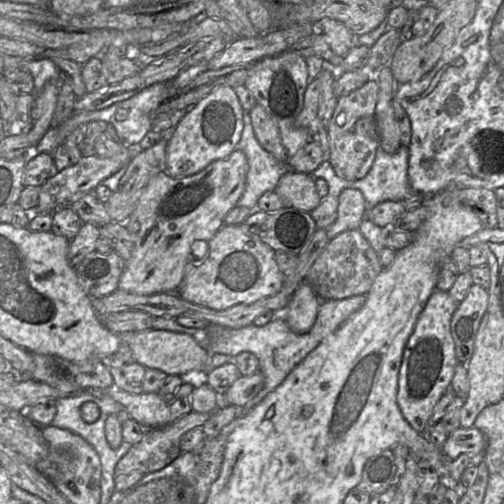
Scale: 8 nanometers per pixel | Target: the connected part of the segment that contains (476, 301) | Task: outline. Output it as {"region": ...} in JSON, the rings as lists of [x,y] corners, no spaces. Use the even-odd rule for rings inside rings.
{"region":[[[472,284],[452,316],[451,334],[459,363],[467,364],[472,357],[476,335],[488,304],[488,290]]]}

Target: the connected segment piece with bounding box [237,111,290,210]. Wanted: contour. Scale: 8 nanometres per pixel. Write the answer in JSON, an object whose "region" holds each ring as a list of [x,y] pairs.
{"region":[[[246,111],[237,149],[244,153],[248,163],[245,188],[237,206],[255,210],[259,198],[265,192],[274,191],[279,179],[290,169],[287,162],[279,162],[259,144]]]}

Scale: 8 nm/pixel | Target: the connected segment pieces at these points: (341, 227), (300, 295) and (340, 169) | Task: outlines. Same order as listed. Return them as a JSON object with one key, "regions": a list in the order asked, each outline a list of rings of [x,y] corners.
{"regions":[[[[344,189],[339,195],[337,219],[326,229],[328,239],[331,240],[344,231],[357,229],[368,211],[364,196],[359,190]]],[[[302,282],[292,294],[282,316],[294,333],[305,334],[316,321],[320,303],[312,287]]],[[[373,78],[350,94],[339,97],[327,124],[328,161],[335,174],[344,180],[356,181],[364,178],[374,163],[376,151],[380,146],[375,117],[378,93],[378,81]]]]}

